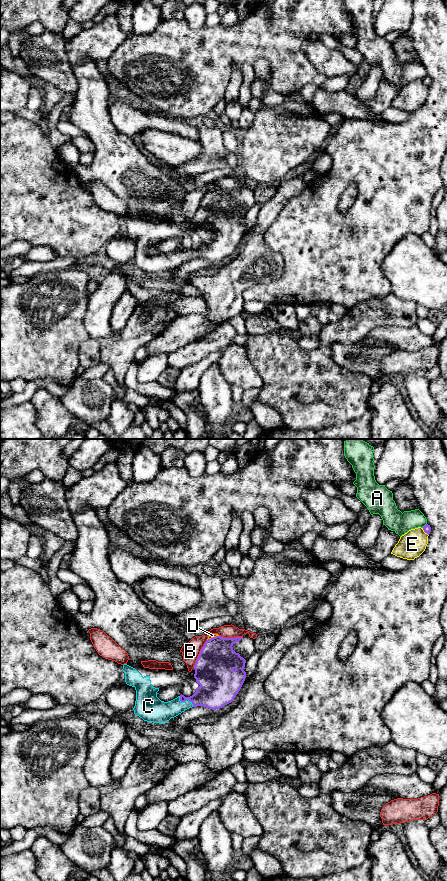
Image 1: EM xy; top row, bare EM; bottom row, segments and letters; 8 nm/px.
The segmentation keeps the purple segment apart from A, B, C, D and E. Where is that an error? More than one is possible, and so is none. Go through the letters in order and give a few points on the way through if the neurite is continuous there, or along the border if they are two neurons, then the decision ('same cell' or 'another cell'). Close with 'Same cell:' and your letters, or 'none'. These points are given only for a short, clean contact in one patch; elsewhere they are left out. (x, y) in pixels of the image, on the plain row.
A: another cell
B: another cell
C: runs through xy (214, 244), (197, 251), (185, 252), (171, 261), (156, 263); same cell
D: another cell
E: another cell
Same cell: C

